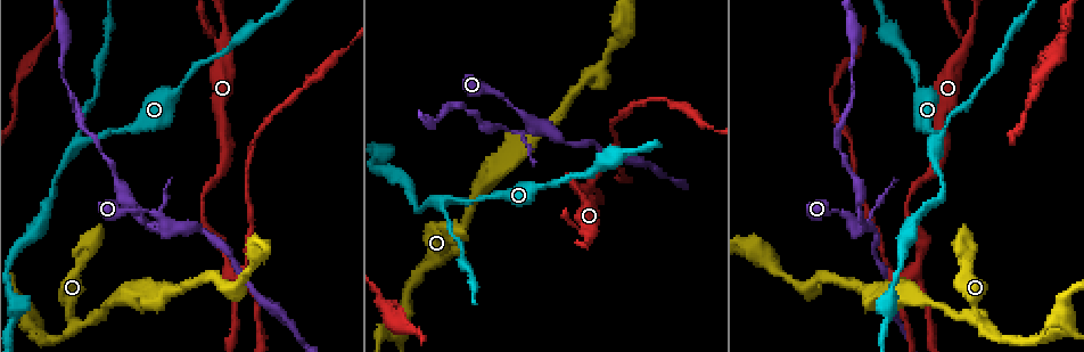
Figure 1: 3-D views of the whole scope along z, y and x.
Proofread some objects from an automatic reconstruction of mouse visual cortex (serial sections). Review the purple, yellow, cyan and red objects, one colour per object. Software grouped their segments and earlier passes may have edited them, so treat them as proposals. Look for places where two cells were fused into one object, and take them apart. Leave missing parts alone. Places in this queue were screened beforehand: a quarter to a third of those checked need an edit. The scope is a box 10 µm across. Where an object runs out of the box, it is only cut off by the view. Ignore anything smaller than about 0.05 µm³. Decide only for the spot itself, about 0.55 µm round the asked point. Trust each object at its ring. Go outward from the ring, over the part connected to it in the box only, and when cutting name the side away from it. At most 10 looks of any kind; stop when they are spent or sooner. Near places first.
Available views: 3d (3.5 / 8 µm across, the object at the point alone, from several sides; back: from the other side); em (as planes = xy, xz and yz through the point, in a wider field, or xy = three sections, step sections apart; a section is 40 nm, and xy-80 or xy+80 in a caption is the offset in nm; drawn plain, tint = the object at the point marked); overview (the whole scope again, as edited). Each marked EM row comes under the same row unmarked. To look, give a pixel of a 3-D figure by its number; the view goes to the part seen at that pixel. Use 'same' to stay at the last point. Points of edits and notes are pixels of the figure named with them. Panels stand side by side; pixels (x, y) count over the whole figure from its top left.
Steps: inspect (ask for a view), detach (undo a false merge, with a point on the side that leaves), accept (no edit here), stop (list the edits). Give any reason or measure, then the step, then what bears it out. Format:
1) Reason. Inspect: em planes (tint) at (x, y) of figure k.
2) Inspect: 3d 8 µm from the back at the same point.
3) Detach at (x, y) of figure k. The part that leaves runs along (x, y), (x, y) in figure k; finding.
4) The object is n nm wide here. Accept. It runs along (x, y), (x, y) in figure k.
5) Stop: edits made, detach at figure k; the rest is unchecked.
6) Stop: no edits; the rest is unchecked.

Small branch off a trunk. Inspect: 3d 3.5 µm from the back at (966, 43) of figure 1.

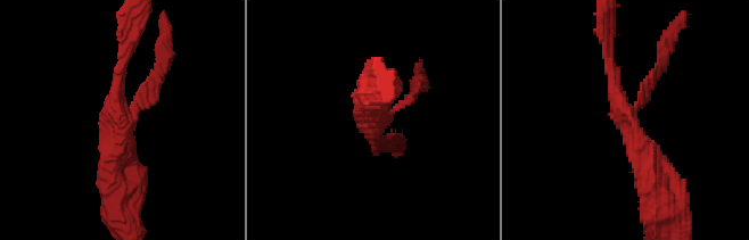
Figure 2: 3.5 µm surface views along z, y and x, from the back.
3 arms meet here; the arms are 100, 150, 350 nm wide. Inspect: em xy step 1 (tint) at (630, 117) of figure 2.

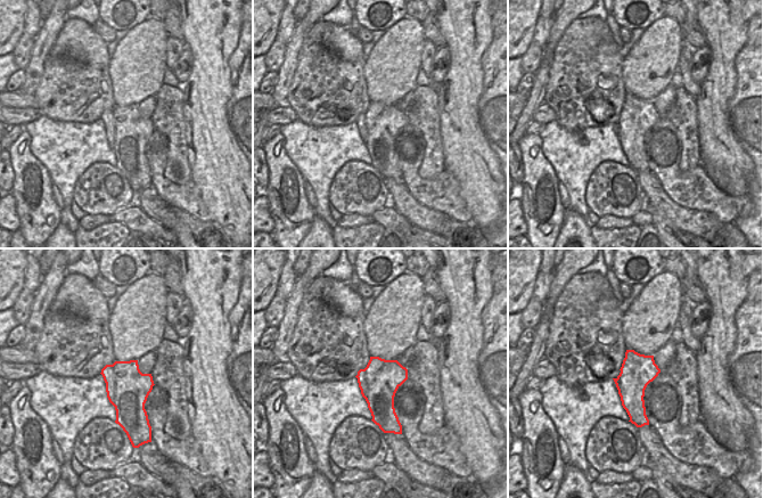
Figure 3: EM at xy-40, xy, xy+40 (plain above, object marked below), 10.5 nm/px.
Accept. It runs along (652, 188), (617, 101), (609, 52) in figure 2; continuous, no second cell.

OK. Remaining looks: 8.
A fork. Inspect: 3d 3.5 µm from the back at (915, 268) of figure 1.

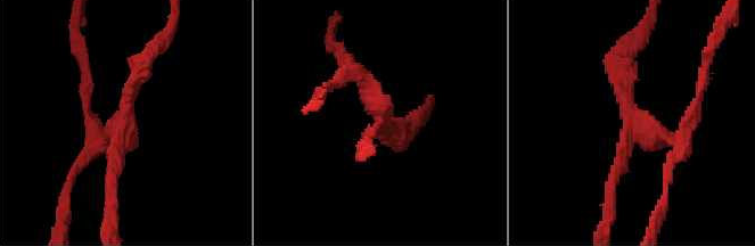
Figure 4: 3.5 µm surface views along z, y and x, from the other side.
3 arms meet here; the arms are 150, 200, 250 nm wide. Inspect: em xy step 2 (tint) at (633, 116) of figure 4.

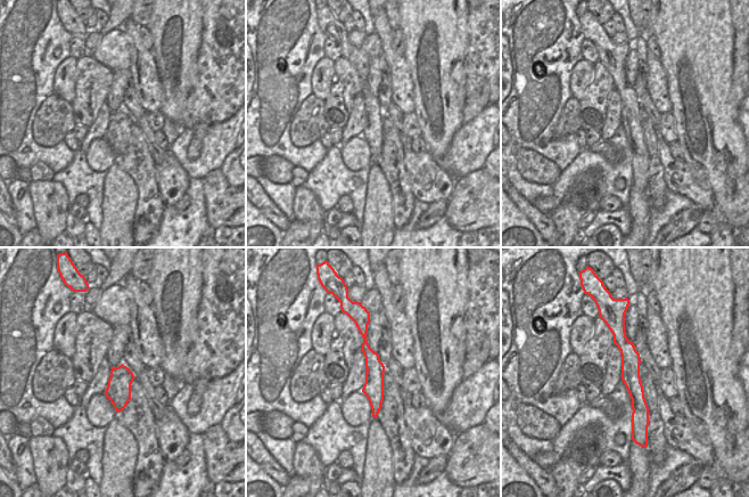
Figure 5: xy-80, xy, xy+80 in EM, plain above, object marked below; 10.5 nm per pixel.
Detach at (669, 137) of figure 4. The part that leaves runs along (638, 123), (681, 141), (699, 96) in figure 4; two cells meet here.

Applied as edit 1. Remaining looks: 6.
Three arms meet. Inspect: 3d 3.5 µm at (932, 144) of figure 1.

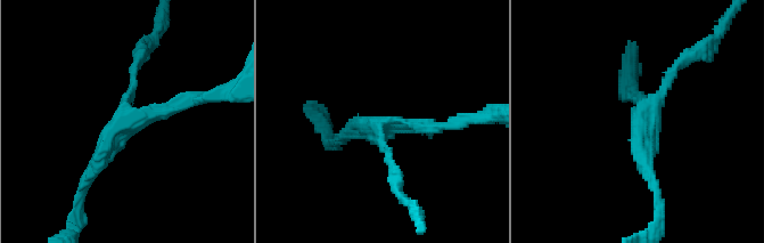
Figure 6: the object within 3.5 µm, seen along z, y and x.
3 arms meet here; the arms are 100, 150, 200 nm wide; shape alone is not enough. Inspect: em planes (tint) at (126, 124) of figure 6.

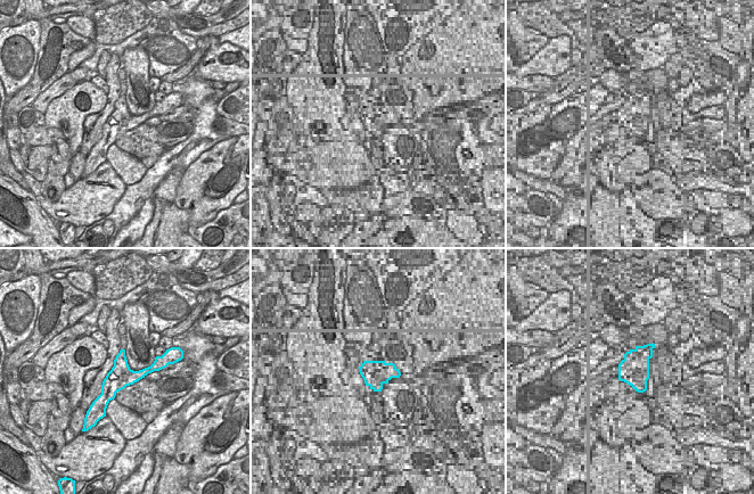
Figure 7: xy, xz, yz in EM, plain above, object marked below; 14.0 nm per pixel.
Accept. It runs along (197, 99), (121, 123), (85, 179) in figure 6; one cell here.

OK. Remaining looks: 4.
Thin neck. Inspect: 3d 3.5 µm at (170, 225) of figure 1.

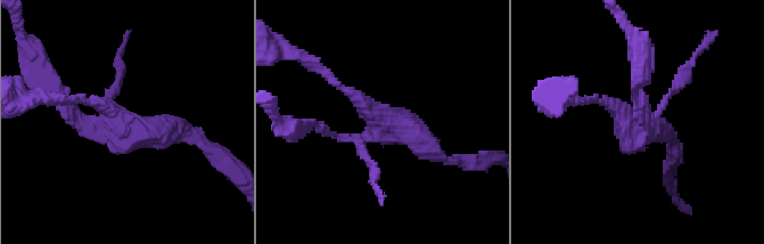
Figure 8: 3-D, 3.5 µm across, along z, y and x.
Need the tissue. Inspect: em xy step 3 (tint) at (380, 119) of figure 8.

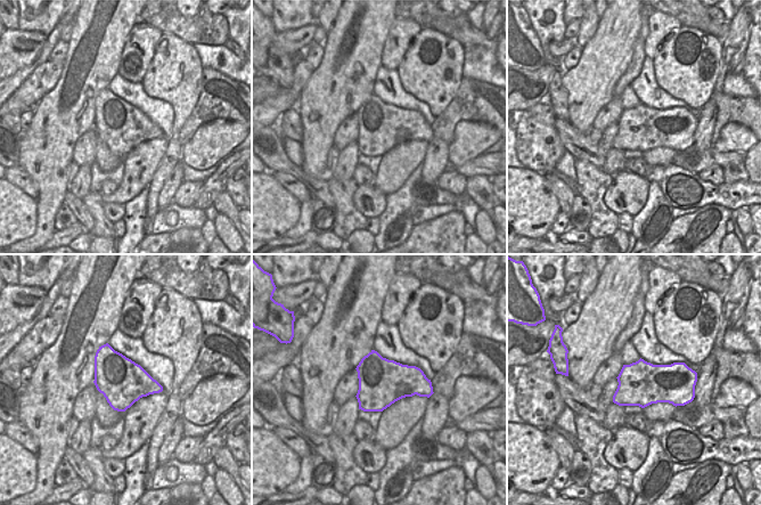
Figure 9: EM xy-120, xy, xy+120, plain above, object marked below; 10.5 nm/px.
Accept. All the same cell.

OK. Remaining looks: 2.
Stop: edits made, detach at figure 4; the rest is unchecked.

